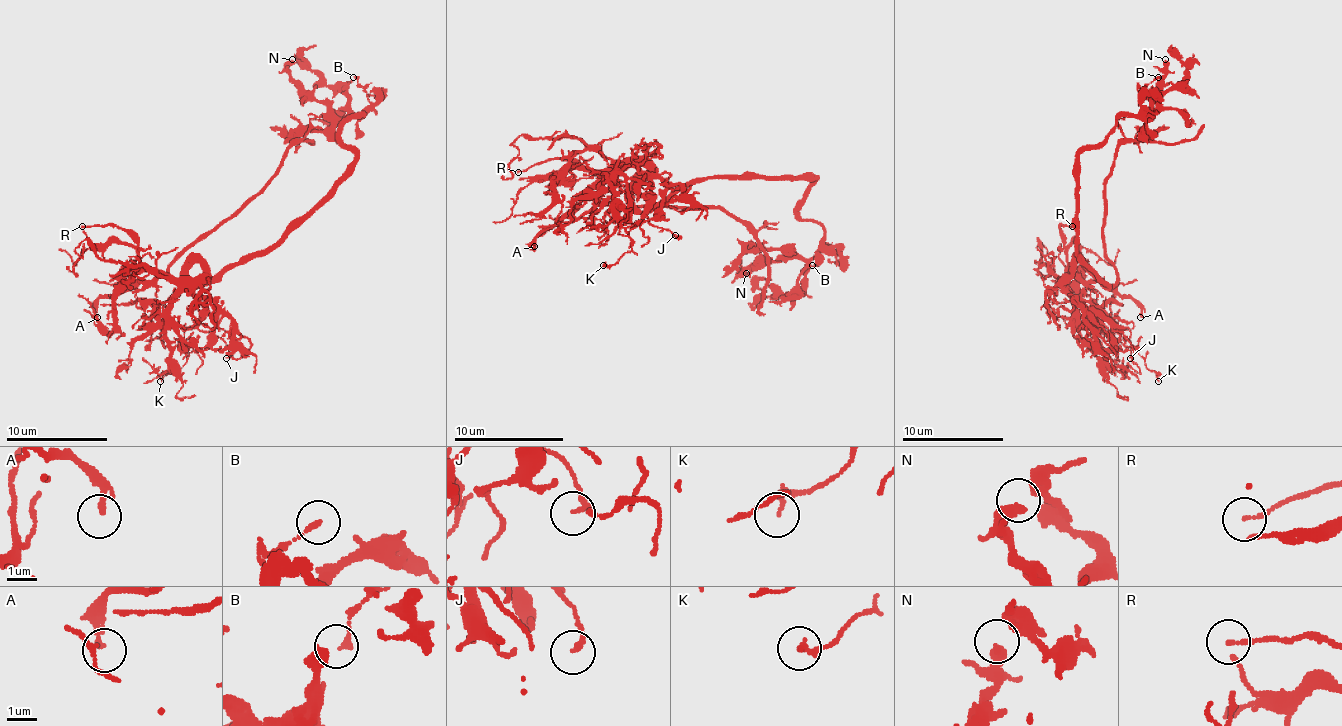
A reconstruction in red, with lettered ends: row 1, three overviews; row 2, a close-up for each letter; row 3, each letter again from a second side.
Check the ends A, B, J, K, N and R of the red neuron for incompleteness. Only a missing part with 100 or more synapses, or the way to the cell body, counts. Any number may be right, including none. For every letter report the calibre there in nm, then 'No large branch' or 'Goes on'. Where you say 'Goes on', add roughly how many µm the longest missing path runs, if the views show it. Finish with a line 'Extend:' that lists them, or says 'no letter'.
A: Thickness 170 nm. No large branch
B: Thickness 120 nm. No large branch
J: Thickness 170 nm. No large branch
K: Thickness 220 nm. No large branch
N: Thickness 280 nm. No large branch
R: Thickness 90 nm. No large branch
Extend: no letter

